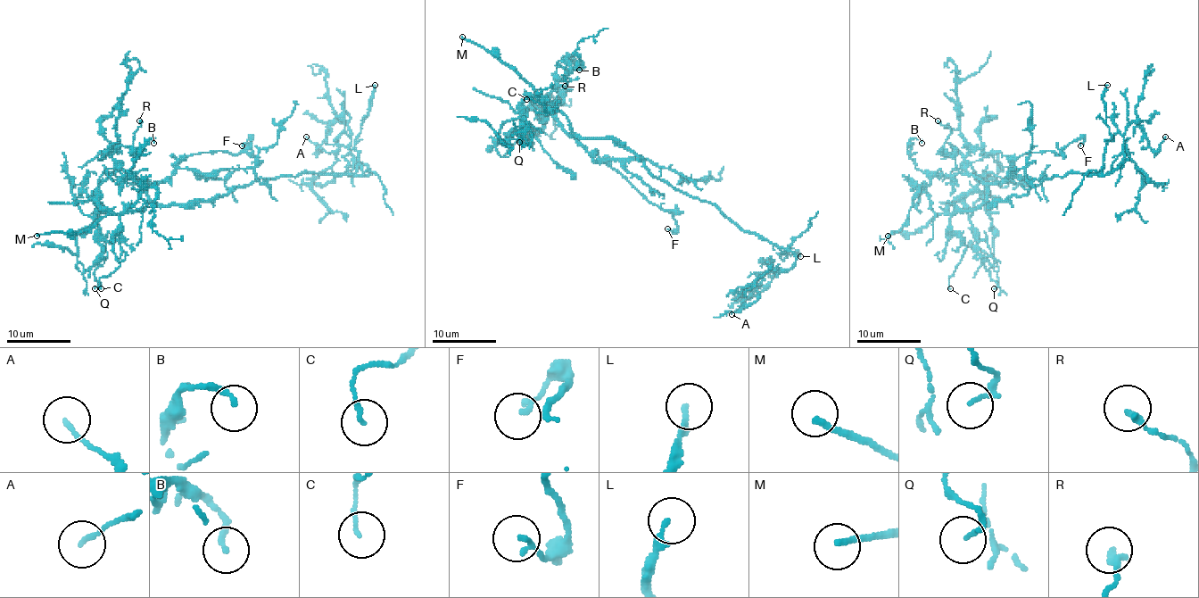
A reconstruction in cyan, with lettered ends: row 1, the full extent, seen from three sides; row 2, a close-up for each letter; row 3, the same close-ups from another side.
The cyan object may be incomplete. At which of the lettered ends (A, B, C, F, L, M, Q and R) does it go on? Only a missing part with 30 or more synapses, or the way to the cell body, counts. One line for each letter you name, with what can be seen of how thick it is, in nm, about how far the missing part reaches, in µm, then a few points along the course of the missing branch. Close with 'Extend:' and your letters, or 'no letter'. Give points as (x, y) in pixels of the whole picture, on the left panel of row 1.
M: 200 nm | 70 µm
Extend: M

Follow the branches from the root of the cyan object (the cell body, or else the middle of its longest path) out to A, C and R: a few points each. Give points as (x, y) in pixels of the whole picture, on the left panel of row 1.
A: (227, 194), (261, 178), (370, 171), (351, 153), (351, 129), (344, 121), (330, 127), (319, 151), (306, 137)
C: (227, 194), (186, 205), (151, 202), (141, 210), (127, 210), (120, 216), (120, 264), (99, 279), (101, 288)
R: (227, 194), (186, 205), (157, 205), (129, 173), (137, 157), (133, 137), (139, 120)

